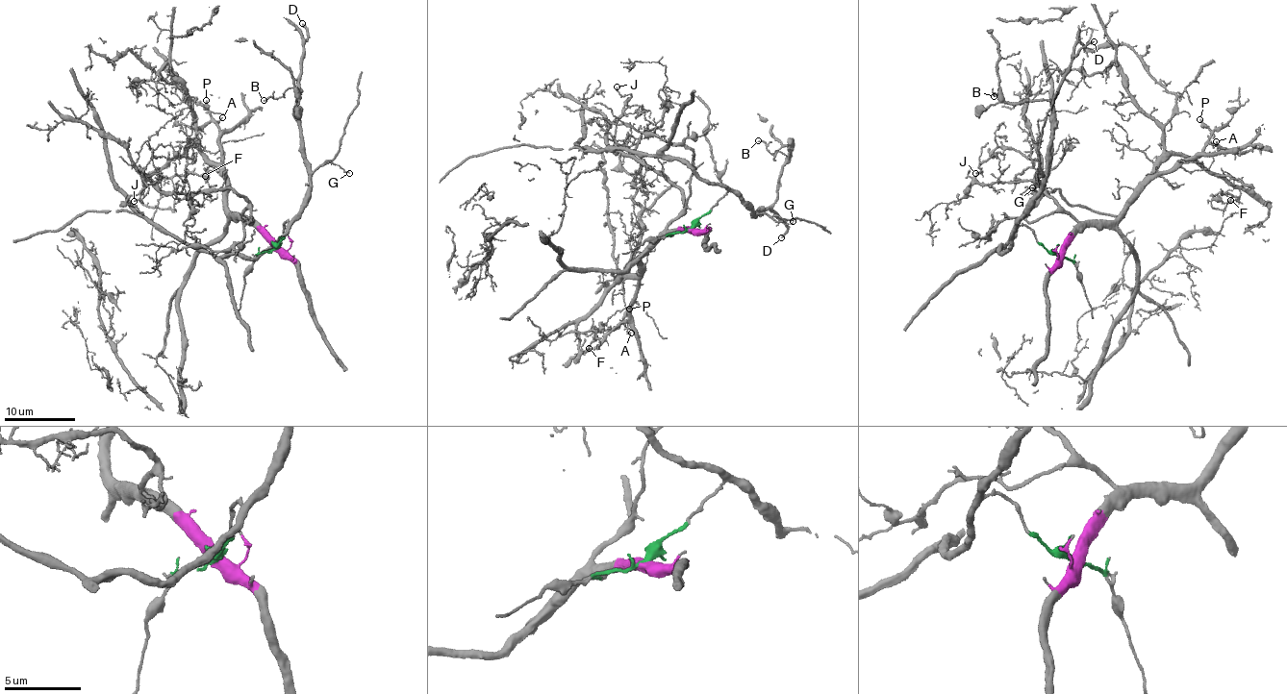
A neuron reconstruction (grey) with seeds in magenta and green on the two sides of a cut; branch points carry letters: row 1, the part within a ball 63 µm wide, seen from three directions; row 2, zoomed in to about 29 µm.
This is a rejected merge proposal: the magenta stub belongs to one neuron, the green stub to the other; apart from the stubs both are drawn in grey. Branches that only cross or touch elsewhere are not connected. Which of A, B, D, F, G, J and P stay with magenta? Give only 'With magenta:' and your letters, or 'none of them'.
With magenta: A, F, J, P

